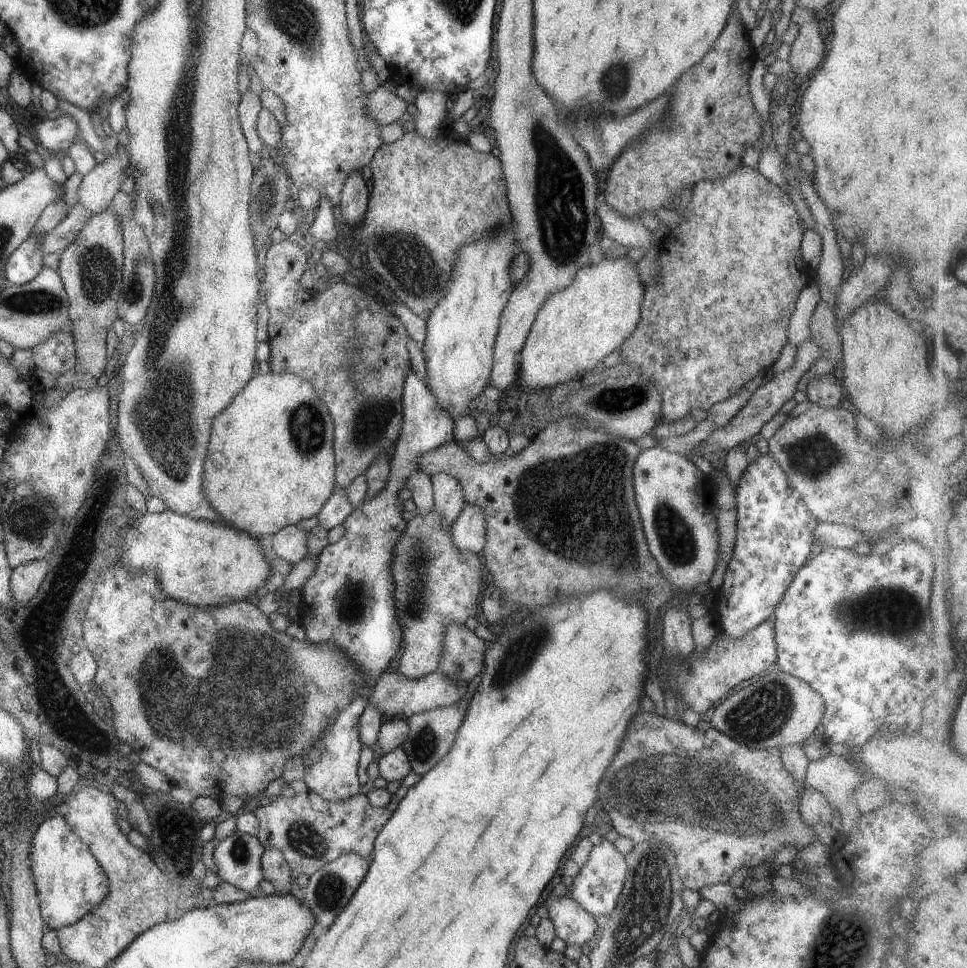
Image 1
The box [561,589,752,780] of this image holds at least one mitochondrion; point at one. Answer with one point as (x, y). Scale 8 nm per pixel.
(685, 668)

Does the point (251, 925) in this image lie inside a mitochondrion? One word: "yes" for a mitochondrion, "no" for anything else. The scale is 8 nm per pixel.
no

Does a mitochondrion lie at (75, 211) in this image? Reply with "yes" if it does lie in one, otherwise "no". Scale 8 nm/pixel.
no

